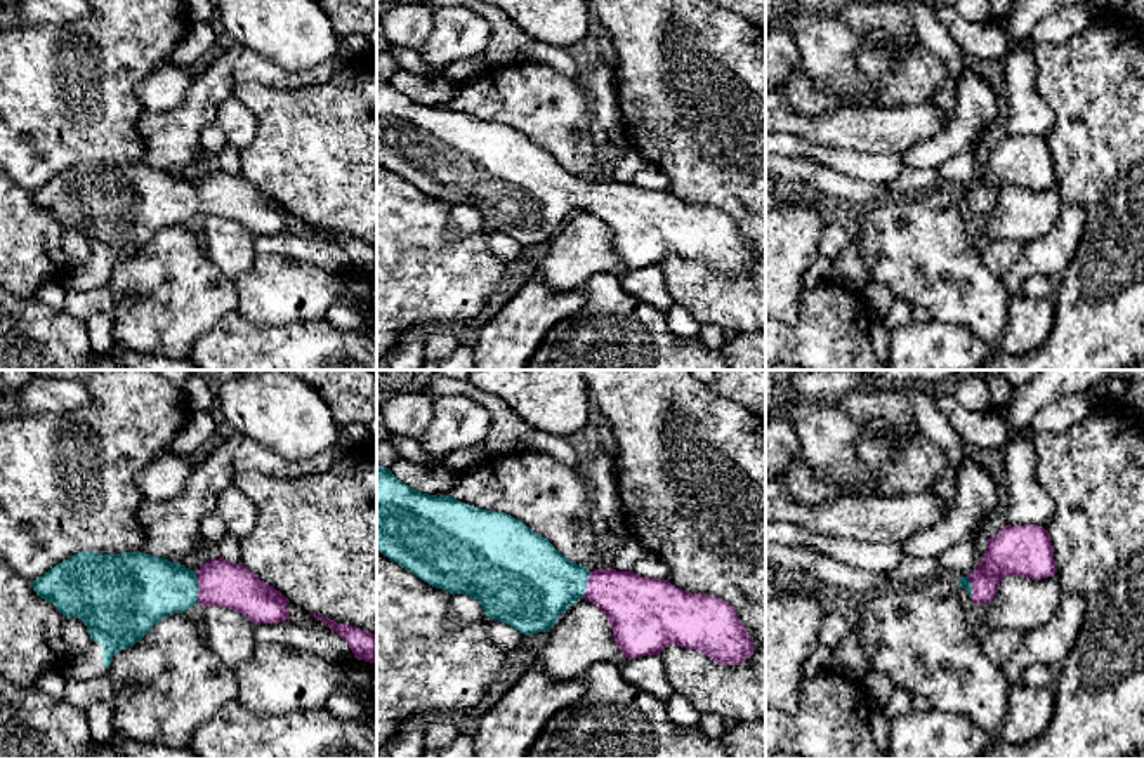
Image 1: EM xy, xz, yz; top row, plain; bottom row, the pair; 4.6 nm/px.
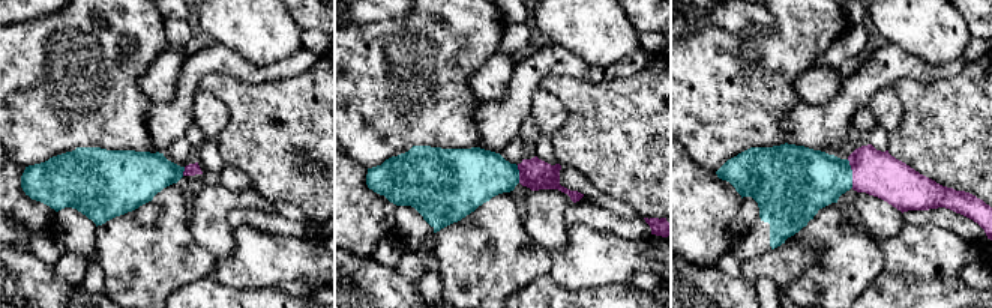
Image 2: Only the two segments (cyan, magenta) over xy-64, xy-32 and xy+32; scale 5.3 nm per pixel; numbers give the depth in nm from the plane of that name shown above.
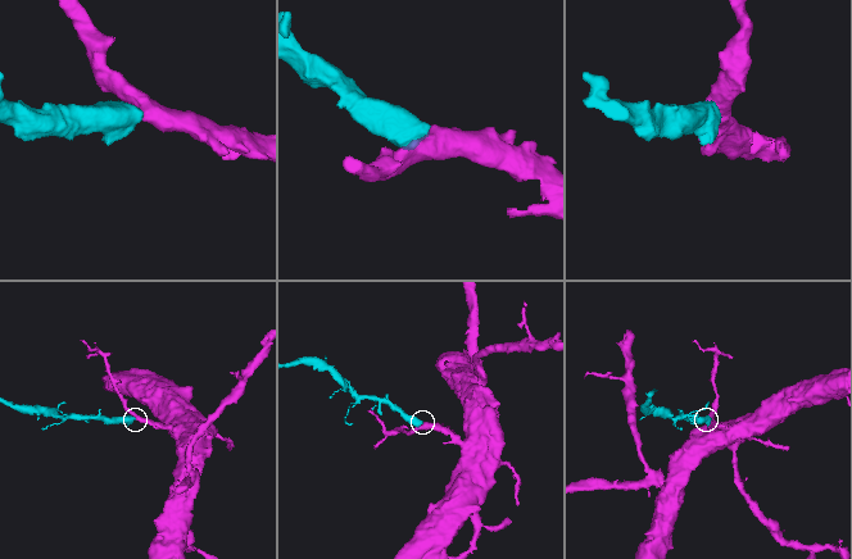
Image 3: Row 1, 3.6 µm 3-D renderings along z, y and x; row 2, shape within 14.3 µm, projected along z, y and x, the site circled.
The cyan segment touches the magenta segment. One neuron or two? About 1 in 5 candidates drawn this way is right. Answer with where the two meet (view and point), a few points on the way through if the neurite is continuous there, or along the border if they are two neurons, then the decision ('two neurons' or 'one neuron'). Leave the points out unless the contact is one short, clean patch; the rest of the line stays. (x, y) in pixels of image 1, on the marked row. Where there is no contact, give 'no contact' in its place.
xy (197, 587) | across xy (143, 589), (197, 587), (224, 584) | one neuron

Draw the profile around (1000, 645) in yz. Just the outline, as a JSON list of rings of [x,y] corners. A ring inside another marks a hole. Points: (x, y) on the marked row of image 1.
[[[993,629],[981,632],[979,643],[988,658],[996,667],[1002,667],[1017,651],[1019,644],[1022,643],[1022,634],[1014,629]]]

